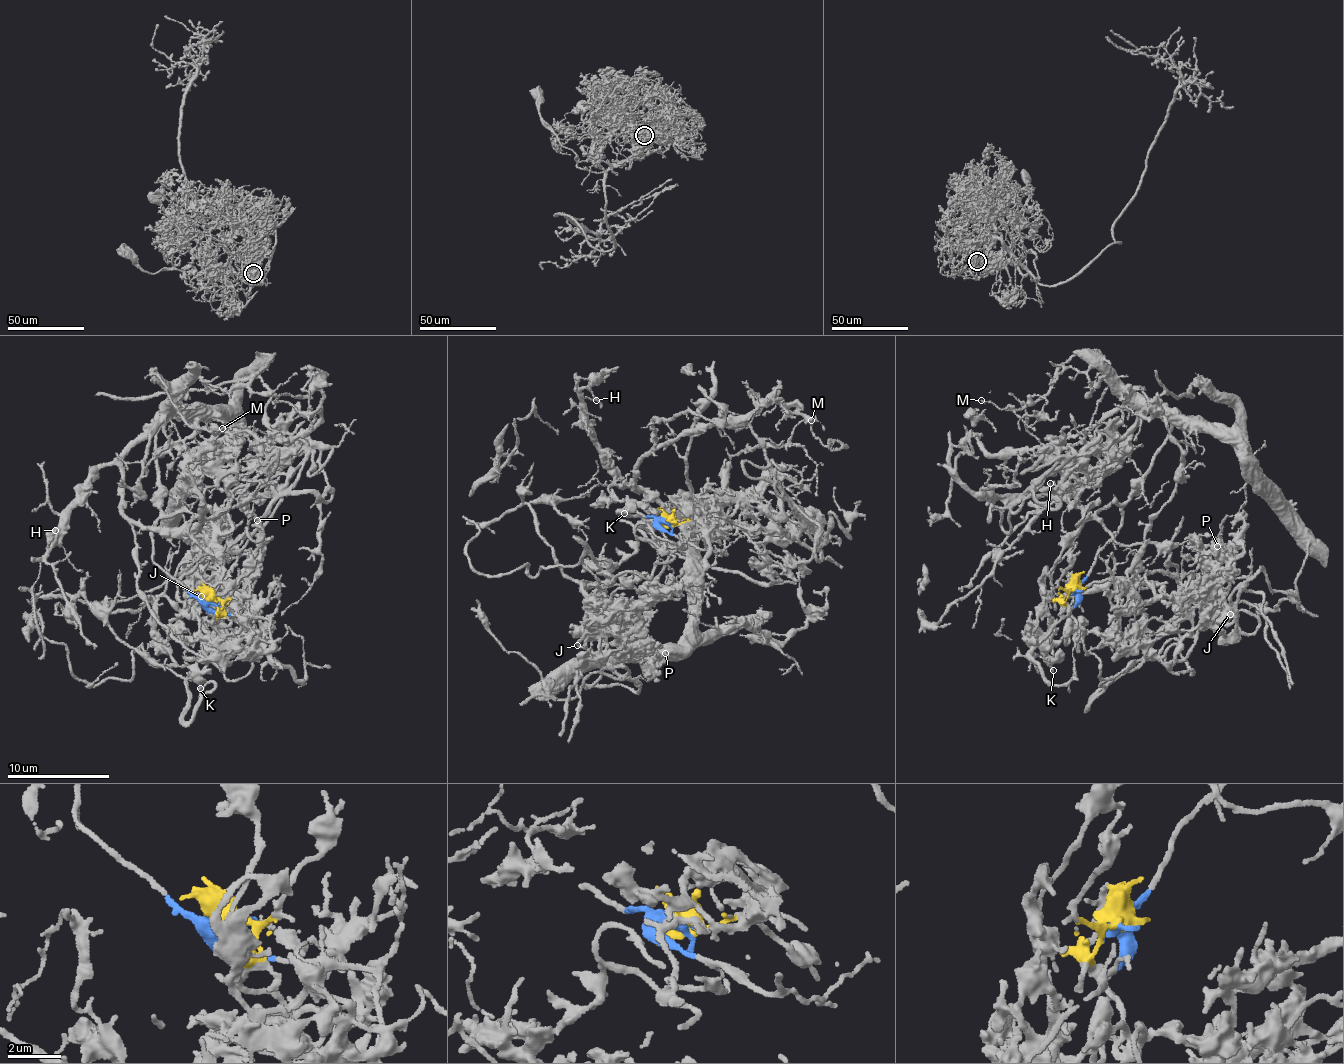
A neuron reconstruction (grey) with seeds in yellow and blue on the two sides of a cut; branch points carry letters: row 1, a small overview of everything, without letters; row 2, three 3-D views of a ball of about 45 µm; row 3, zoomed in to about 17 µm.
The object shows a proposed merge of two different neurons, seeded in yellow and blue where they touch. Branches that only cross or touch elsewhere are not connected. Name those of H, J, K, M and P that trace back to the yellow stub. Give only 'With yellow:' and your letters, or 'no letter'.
With yellow: J, K, P

